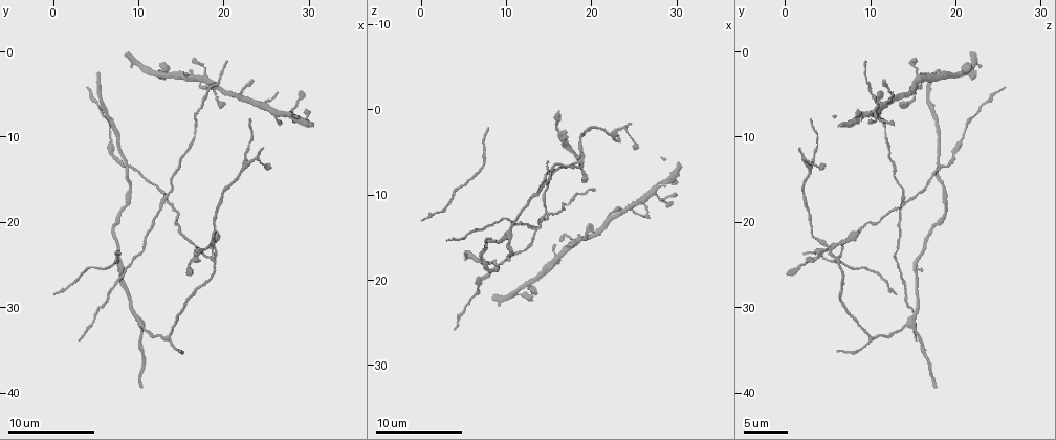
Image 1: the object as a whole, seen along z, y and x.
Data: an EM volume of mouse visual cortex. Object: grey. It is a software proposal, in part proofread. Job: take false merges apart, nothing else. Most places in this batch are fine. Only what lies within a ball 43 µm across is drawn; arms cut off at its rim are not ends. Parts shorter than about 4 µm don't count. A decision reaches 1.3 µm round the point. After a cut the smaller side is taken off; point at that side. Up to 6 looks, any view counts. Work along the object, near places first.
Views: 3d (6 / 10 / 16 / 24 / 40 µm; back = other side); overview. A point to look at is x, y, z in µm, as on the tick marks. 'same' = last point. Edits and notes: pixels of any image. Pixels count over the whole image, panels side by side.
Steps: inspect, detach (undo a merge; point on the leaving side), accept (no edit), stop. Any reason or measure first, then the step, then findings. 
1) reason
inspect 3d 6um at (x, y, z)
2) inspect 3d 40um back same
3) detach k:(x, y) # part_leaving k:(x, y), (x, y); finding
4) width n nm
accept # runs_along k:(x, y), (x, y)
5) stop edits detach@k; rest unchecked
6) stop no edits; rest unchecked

inspect 3d 10um at (18.4, 22.8, 5.2)

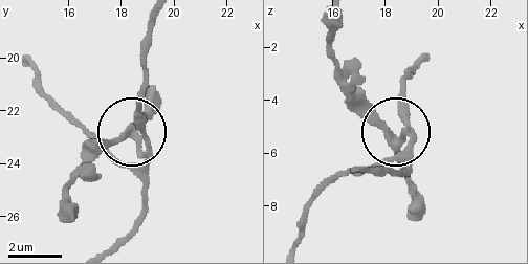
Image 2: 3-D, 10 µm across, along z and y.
inspect 3d 6um at (18.2, 22.9, 5.2)

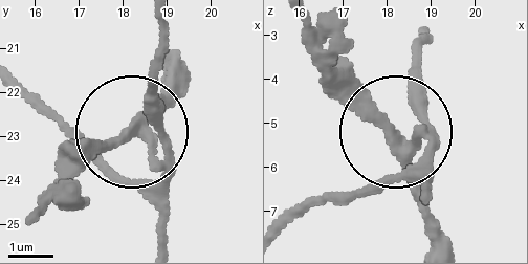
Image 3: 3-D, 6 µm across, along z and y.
width 290 nm
detach 3:(100, 146) # part_leaving 3:(155, 156), (122, 137), (46, 205); two neurons meet here

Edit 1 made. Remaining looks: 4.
four arms meet
inspect 3d 10um at (13.6, 17.8, 14.2)

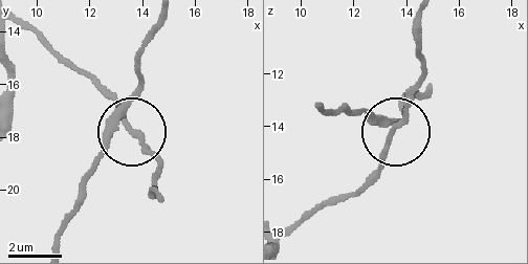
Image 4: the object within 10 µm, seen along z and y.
inspect 3d 6um at (13.5, 17.8, 13.9)

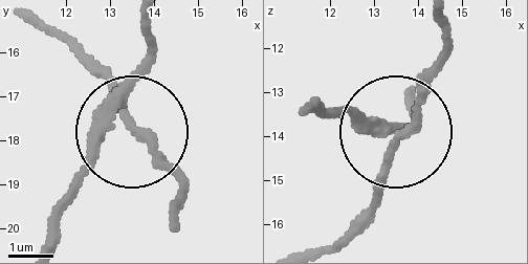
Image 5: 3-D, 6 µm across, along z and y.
side_arm 38 um; arms 4
accept # continuous, no second neuron

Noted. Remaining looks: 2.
stop edits detach@3; rest unchecked

